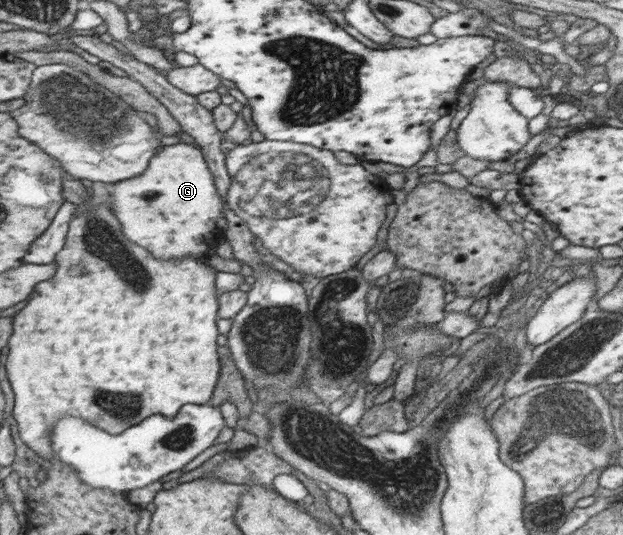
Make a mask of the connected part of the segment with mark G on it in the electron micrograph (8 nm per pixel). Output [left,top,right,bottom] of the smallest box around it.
[108,141,228,259]

